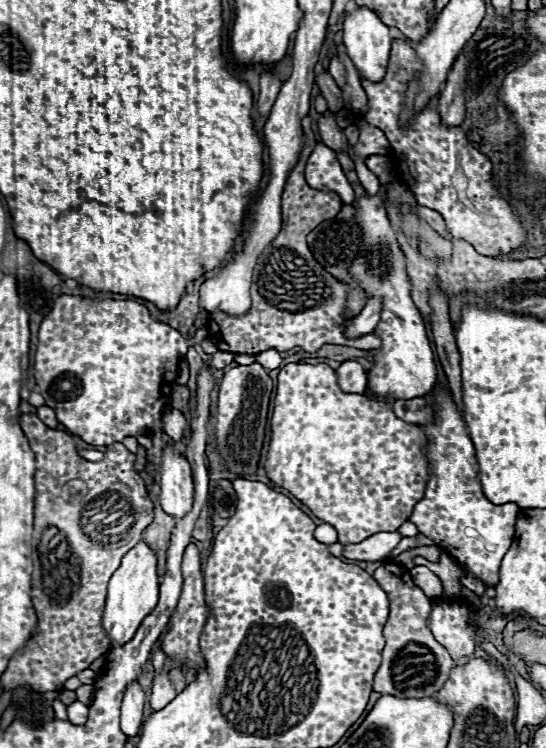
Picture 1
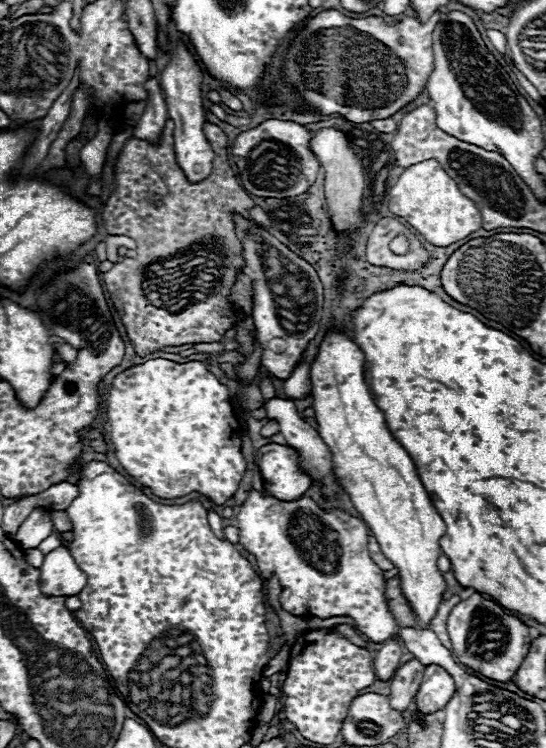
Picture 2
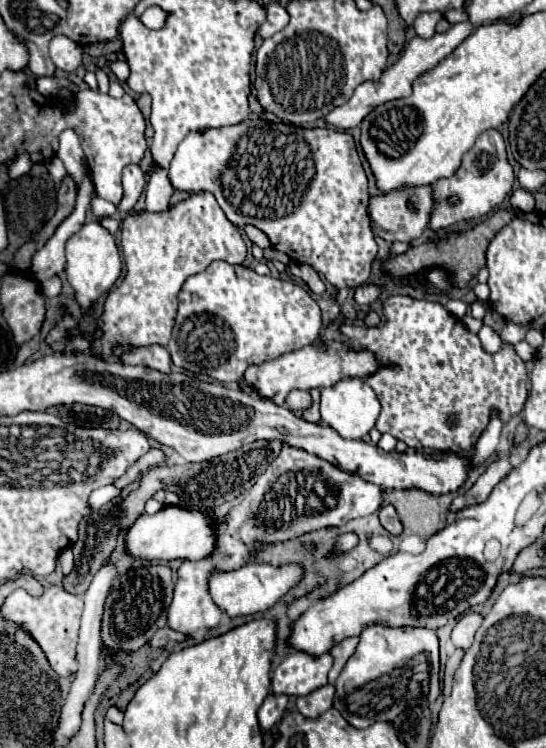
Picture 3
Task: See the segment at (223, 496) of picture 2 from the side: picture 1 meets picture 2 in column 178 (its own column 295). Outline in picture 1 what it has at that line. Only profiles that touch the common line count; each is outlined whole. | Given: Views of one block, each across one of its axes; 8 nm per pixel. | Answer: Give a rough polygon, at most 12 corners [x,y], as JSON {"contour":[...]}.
{"contour":[[278,374],[264,468],[338,542],[396,532],[424,498],[422,426]]}

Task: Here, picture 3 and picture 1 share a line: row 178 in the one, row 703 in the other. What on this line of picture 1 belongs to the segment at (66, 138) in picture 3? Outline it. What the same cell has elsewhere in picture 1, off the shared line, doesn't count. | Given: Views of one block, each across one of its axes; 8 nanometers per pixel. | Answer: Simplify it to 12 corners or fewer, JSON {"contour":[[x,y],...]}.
{"contour":[[80,702],[68,706],[68,718],[76,726],[86,724],[88,708]]}

